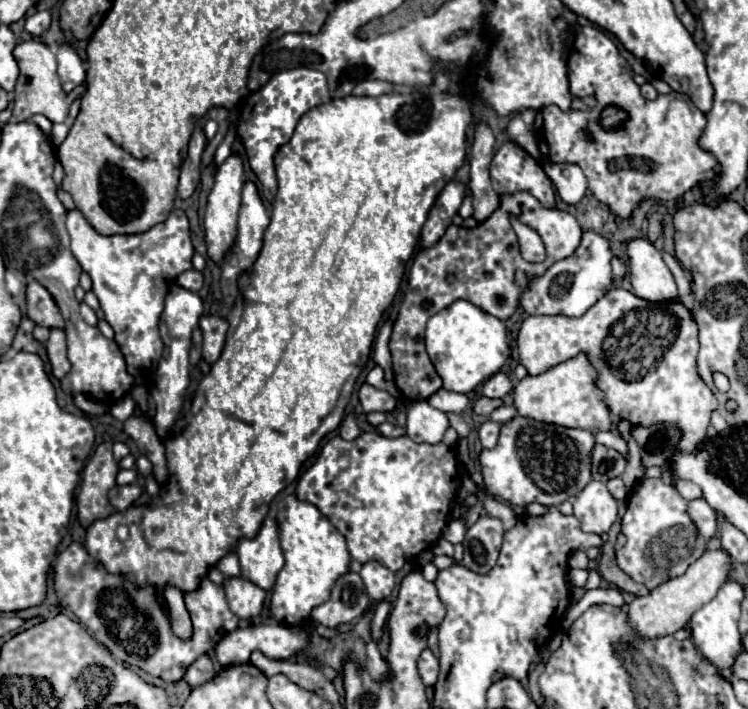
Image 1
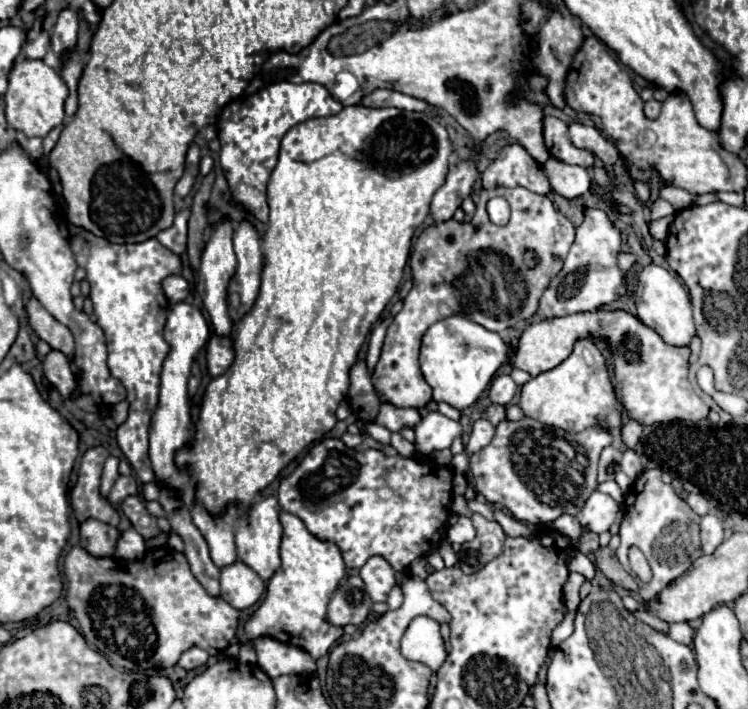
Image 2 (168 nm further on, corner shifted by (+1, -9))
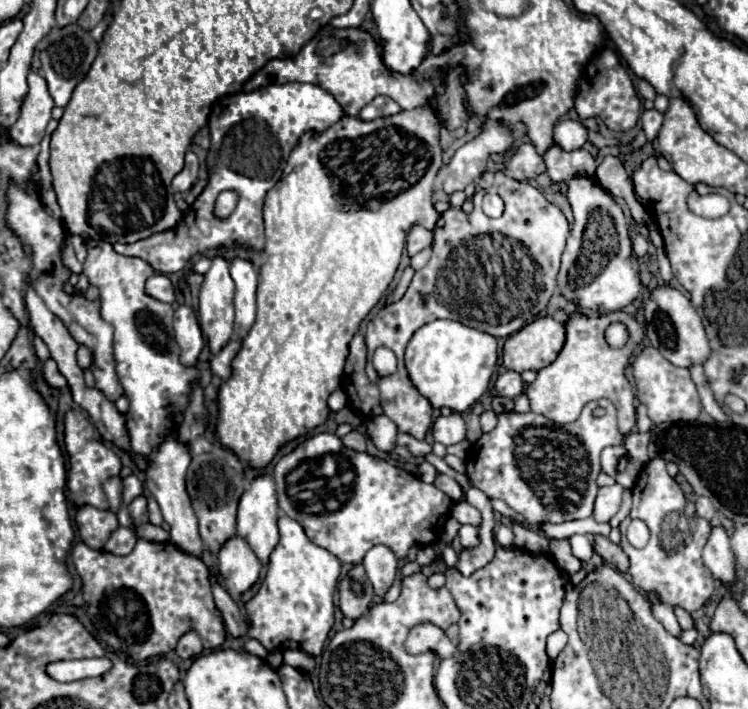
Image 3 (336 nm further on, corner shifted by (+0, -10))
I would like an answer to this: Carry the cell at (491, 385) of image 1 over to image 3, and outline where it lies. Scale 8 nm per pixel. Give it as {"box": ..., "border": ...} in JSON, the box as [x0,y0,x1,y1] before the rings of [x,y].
{"box":[496,371,524,397],"border":[[[504,371],[498,379],[496,379],[496,391],[502,397],[518,397],[524,391],[524,381],[520,377],[520,373],[516,371]]]}

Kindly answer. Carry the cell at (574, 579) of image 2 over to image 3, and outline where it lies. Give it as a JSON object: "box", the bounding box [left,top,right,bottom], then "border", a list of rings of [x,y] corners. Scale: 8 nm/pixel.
{"box":[552,539,582,575],"border":[[[564,539],[564,543],[558,543],[558,545],[552,549],[552,557],[554,557],[556,565],[558,565],[564,573],[568,573],[568,575],[576,573],[576,571],[582,567],[580,561],[570,553],[570,541],[568,541],[568,539]]]}

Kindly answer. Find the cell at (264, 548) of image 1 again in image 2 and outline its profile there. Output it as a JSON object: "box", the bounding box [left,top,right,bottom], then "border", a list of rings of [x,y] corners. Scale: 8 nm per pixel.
{"box":[235,498,281,582],"border":[[[261,498],[257,500],[247,514],[241,516],[239,520],[239,530],[235,534],[237,542],[237,558],[251,566],[265,582],[279,570],[279,542],[281,542],[281,522],[279,522],[279,504],[277,498]]]}

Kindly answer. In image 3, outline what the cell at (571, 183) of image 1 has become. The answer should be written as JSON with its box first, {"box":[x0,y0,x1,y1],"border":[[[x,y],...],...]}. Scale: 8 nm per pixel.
{"box":[544,145,596,183],"border":[[[552,145],[544,155],[544,163],[546,163],[546,173],[556,183],[568,181],[576,175],[590,175],[592,177],[596,171],[596,159],[586,149],[564,151],[562,147]]]}

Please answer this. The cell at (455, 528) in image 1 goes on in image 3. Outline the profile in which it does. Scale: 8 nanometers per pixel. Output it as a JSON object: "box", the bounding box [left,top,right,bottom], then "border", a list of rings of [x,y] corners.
{"box":[458,525,480,547],"border":[[[462,525],[460,531],[458,531],[458,539],[460,539],[462,547],[476,547],[480,543],[478,529],[472,527],[472,525]]]}

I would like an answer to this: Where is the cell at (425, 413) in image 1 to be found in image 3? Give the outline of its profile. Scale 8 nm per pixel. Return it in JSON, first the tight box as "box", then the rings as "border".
{"box":[432,413,466,445],"border":[[[452,413],[450,417],[438,417],[432,425],[434,439],[444,445],[454,445],[466,437],[466,423],[460,413]]]}

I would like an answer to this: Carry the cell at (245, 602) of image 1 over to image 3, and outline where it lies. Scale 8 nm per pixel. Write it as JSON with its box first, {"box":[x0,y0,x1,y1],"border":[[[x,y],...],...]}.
{"box":[218,535,262,599],"border":[[[234,535],[218,551],[218,571],[224,587],[236,599],[246,589],[250,589],[260,575],[262,563],[256,553],[250,549],[248,541]]]}

